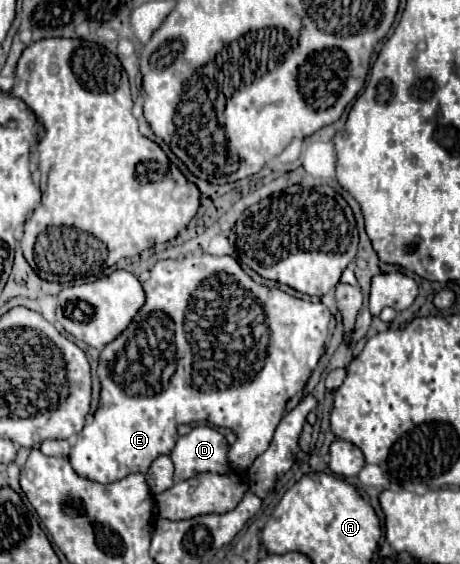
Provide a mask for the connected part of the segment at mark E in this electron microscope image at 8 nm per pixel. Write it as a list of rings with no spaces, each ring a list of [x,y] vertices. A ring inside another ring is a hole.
[[[202,253],[202,255],[188,255],[182,259],[156,261],[156,265],[150,269],[150,277],[142,283],[142,287],[146,293],[146,301],[140,307],[140,313],[136,313],[136,317],[132,319],[132,325],[128,325],[128,329],[124,329],[124,333],[120,333],[120,337],[116,337],[116,341],[110,341],[100,351],[98,371],[96,371],[100,385],[102,385],[100,405],[94,413],[94,419],[84,425],[84,429],[76,435],[76,443],[70,449],[68,459],[74,467],[74,471],[78,475],[82,475],[90,481],[98,481],[98,483],[112,483],[112,481],[124,479],[126,475],[132,475],[132,473],[146,473],[150,463],[156,457],[168,455],[174,449],[176,439],[178,439],[178,433],[176,433],[178,425],[196,423],[196,421],[210,421],[218,427],[230,427],[238,435],[238,441],[230,447],[228,461],[230,461],[232,469],[246,471],[252,465],[252,461],[268,449],[268,445],[272,441],[272,433],[284,415],[286,401],[304,389],[310,373],[316,369],[320,357],[324,355],[324,343],[328,337],[328,323],[330,323],[328,307],[318,299],[312,299],[312,301],[298,299],[298,297],[292,297],[292,295],[280,291],[278,287],[266,287],[266,285],[256,283],[250,275],[244,273],[240,263],[232,255],[214,257],[214,255]]]

